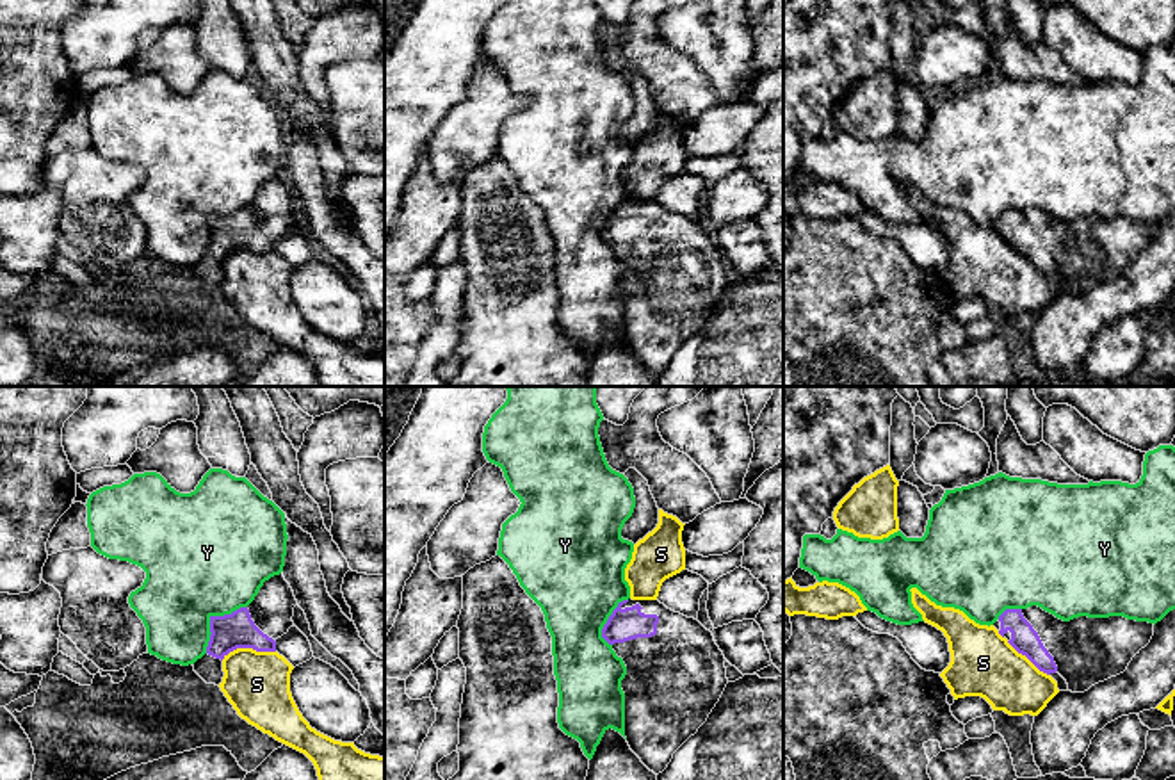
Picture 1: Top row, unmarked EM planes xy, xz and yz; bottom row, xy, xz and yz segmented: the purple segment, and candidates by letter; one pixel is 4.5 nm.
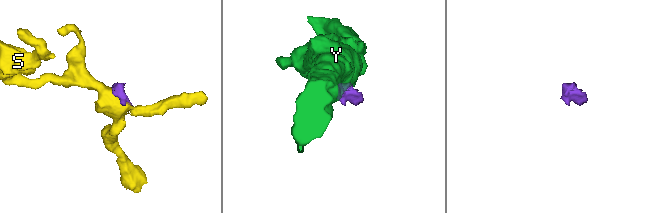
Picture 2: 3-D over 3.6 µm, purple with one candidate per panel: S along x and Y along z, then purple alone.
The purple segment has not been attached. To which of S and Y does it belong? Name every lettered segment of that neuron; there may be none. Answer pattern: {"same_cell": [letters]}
{"same_cell": []}

